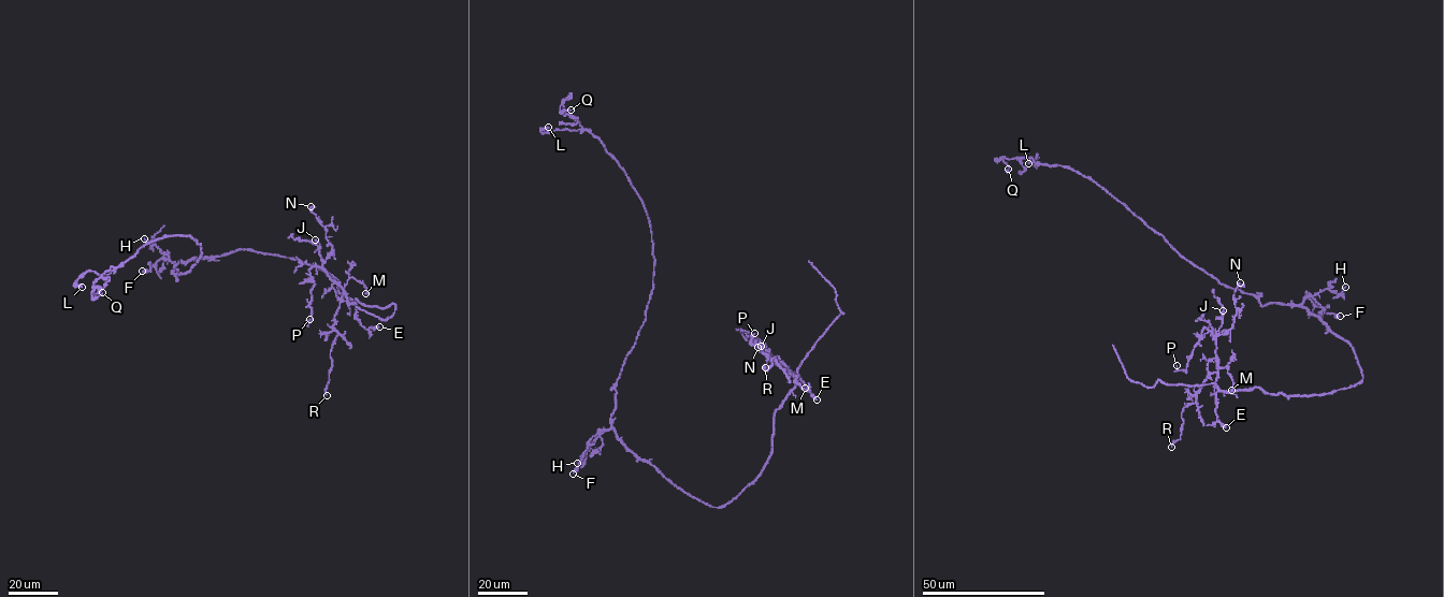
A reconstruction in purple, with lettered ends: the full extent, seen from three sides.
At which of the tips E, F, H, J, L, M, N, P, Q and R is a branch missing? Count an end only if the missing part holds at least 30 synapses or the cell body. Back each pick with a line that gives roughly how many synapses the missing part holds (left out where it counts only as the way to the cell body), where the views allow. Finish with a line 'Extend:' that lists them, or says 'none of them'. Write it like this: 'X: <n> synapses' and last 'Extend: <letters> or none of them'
Extend: none of them

